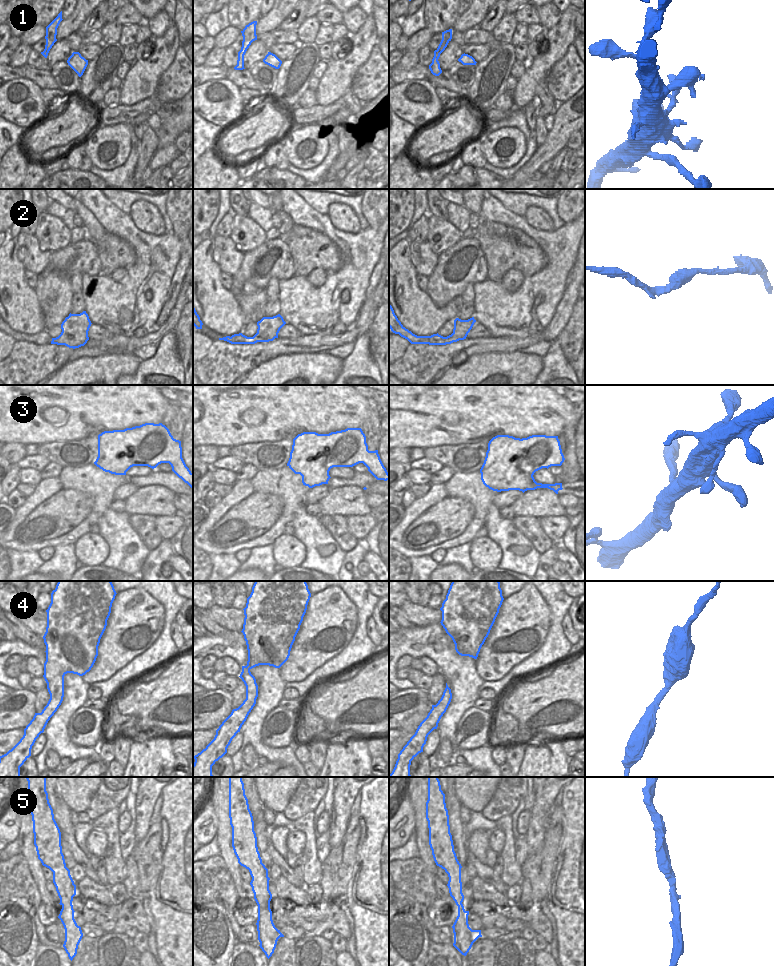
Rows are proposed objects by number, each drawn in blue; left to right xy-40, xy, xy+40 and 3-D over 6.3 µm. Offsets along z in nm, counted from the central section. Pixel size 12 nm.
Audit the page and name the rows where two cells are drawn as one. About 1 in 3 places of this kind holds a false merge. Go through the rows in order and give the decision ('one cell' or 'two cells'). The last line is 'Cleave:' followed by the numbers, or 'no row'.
1: one cell
2: one cell
3: one cell
4: one cell
5: one cell
Cleave: no row

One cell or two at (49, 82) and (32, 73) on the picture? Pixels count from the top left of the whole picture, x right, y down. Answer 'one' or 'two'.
one

